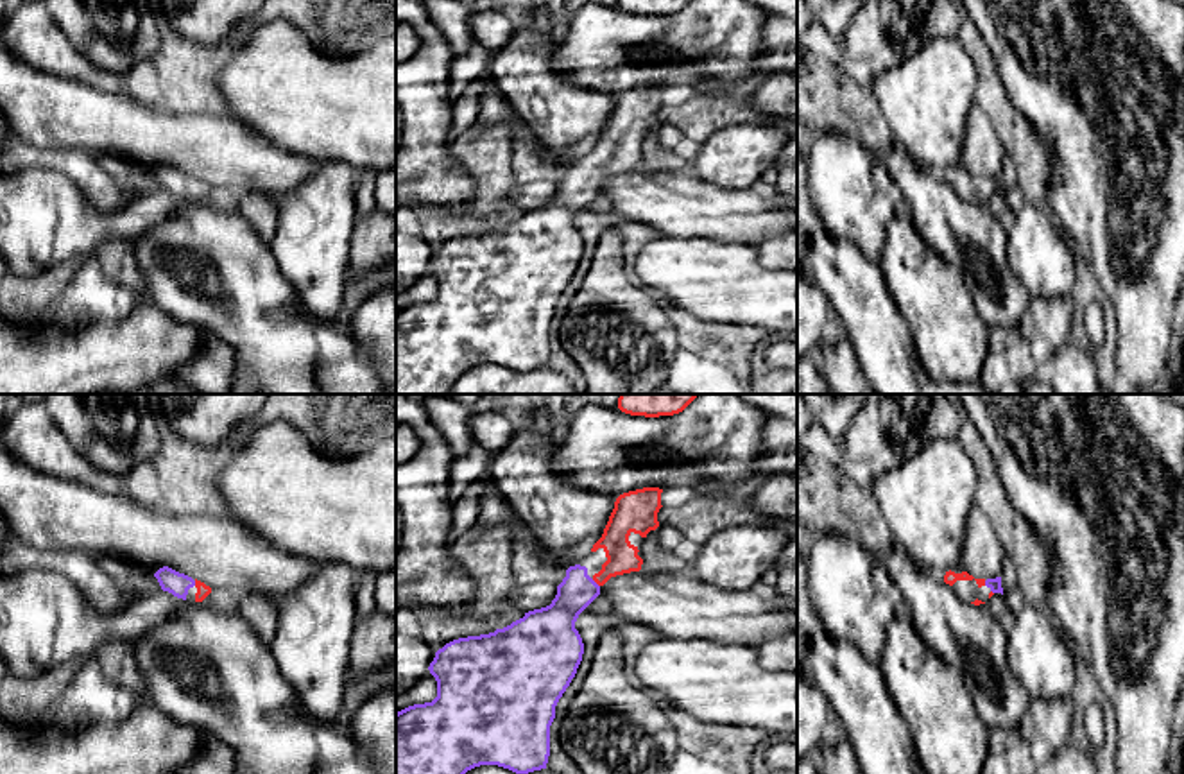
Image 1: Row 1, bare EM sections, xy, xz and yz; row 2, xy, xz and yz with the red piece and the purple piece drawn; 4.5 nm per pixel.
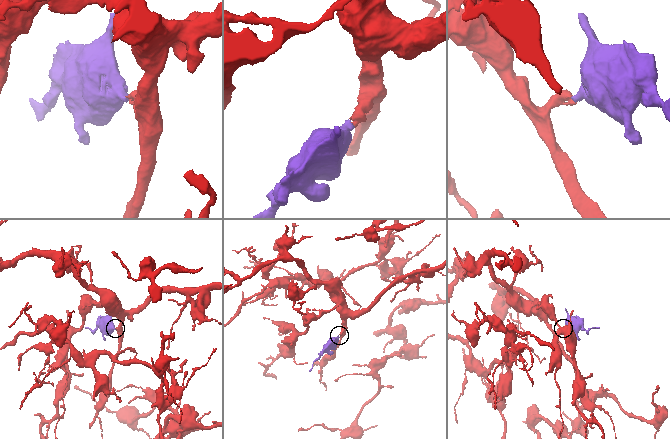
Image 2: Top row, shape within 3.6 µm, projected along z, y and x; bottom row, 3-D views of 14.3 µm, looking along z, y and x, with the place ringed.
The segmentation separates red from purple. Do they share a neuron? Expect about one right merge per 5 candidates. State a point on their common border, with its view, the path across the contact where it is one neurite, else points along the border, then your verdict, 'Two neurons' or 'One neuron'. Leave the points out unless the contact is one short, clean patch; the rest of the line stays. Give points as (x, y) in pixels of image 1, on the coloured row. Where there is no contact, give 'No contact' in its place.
Touches red at xz (595, 581). Path across: xz (622, 558), (595, 581), (586, 590), (577, 590). One neuron

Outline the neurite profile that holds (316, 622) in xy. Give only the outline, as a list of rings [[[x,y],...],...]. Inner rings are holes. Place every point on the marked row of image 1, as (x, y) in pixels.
[[[340,563],[321,564],[319,572],[278,600],[278,627],[270,641],[279,672],[313,718],[326,727],[337,718],[349,681],[349,643],[356,625],[358,573]]]

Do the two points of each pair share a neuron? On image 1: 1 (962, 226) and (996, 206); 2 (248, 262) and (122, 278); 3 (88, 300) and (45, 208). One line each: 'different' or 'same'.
1: different
2: different
3: different

